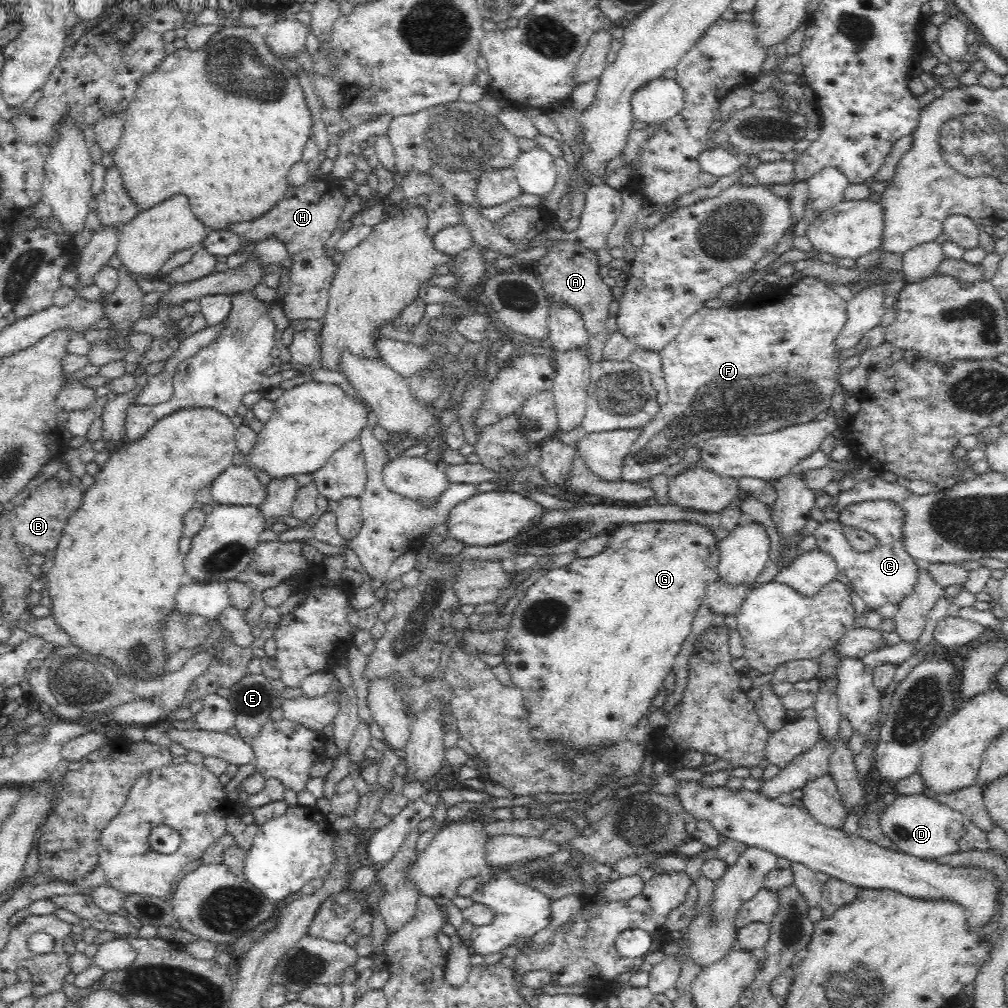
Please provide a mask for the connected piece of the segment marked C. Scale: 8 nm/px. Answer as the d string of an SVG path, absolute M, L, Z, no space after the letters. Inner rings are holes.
M876 498L864 502L860 500L842 508L837 521L820 523L811 517L802 528L801 534L813 534L816 537L818 549L832 556L840 572L846 574L849 581L854 584L858 599L864 600L869 609L876 611L884 604L899 604L918 582L921 564L906 553L903 544L902 527L905 514L904 508L892 499ZM842 526L866 530L878 538L880 546L876 546L872 552L854 552L842 532Z

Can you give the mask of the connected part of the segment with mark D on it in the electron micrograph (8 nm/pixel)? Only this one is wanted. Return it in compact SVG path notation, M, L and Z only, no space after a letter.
M924 793L918 795L897 795L896 800L886 805L880 816L879 828L882 834L896 844L900 853L908 853L916 858L940 858L946 854L966 852L966 850L990 850L987 835L981 832L972 822L966 822L965 817L948 806L941 804L936 799L928 797Z

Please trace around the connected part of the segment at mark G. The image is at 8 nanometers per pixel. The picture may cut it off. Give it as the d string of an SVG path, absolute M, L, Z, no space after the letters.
M640 522L626 523L610 535L609 544L592 557L576 558L563 567L550 569L533 583L525 592L525 597L515 608L514 616L509 622L507 647L503 654L504 663L510 670L511 680L522 692L529 708L528 718L534 730L540 730L552 742L564 742L568 750L586 748L594 753L596 749L606 747L609 743L626 740L626 734L642 714L650 710L652 699L656 698L662 682L672 670L674 658L678 656L682 644L690 634L692 621L698 608L706 603L706 589L718 580L718 563L720 560L718 543L713 531L697 522Z

